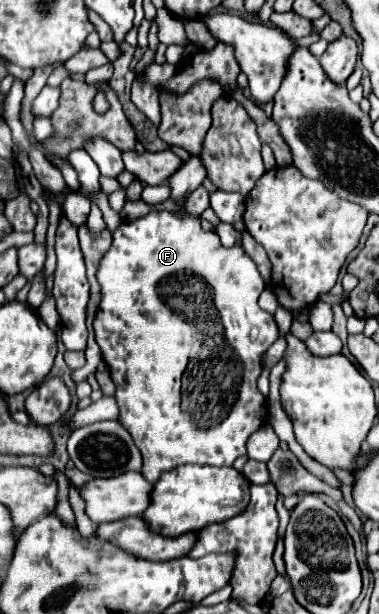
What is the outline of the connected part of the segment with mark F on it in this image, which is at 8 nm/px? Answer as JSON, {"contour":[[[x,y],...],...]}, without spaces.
{"contour":[[[150,212],[138,220],[122,222],[120,228],[112,234],[112,246],[104,254],[98,270],[98,282],[102,288],[102,302],[98,306],[98,314],[94,320],[94,334],[96,342],[102,350],[102,358],[110,368],[110,376],[116,384],[116,402],[120,408],[120,424],[130,432],[134,438],[134,444],[138,446],[144,466],[142,476],[154,484],[160,476],[160,472],[166,472],[170,468],[182,466],[182,464],[200,464],[200,466],[232,466],[236,458],[246,456],[246,442],[250,434],[254,434],[266,420],[266,396],[258,390],[256,380],[262,372],[262,356],[264,352],[278,340],[278,326],[274,322],[274,316],[264,312],[258,306],[258,296],[264,290],[264,280],[260,278],[256,264],[246,256],[246,252],[238,248],[224,248],[218,240],[216,232],[206,232],[200,226],[198,218],[178,218],[172,212]]]}

